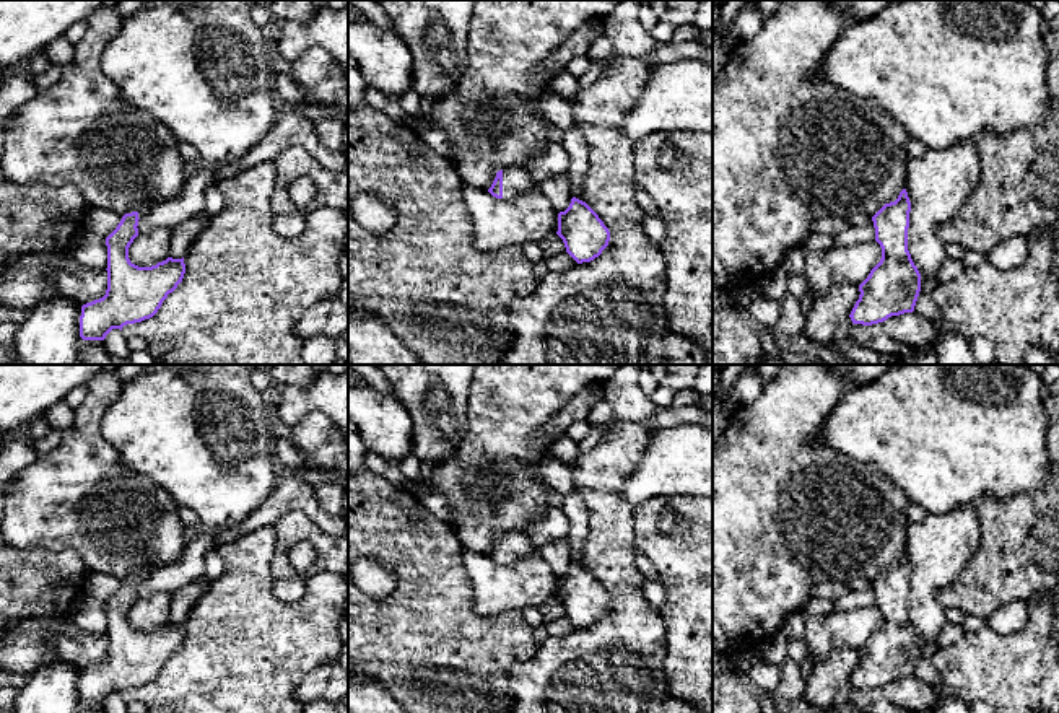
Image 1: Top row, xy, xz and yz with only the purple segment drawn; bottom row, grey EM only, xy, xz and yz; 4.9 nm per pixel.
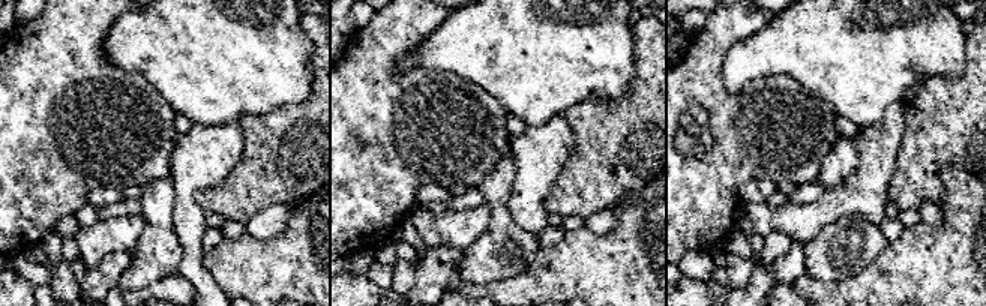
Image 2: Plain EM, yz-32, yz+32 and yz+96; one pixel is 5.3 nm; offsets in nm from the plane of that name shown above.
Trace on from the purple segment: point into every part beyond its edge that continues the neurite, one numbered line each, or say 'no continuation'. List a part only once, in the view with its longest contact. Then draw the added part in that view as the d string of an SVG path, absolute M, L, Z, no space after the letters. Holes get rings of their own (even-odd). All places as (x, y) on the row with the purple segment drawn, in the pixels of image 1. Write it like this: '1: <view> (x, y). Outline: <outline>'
1: xz (516, 181). Outline: M511 166L503 169L503 200L512 200L538 184L521 166Z

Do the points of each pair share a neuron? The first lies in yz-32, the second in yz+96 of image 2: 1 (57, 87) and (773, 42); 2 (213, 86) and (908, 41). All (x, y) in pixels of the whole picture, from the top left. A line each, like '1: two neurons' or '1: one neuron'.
1: two neurons
2: one neuron

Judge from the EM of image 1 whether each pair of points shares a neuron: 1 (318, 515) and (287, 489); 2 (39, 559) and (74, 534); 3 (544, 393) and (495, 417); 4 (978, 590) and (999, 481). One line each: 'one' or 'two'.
1: one
2: two
3: one
4: two

